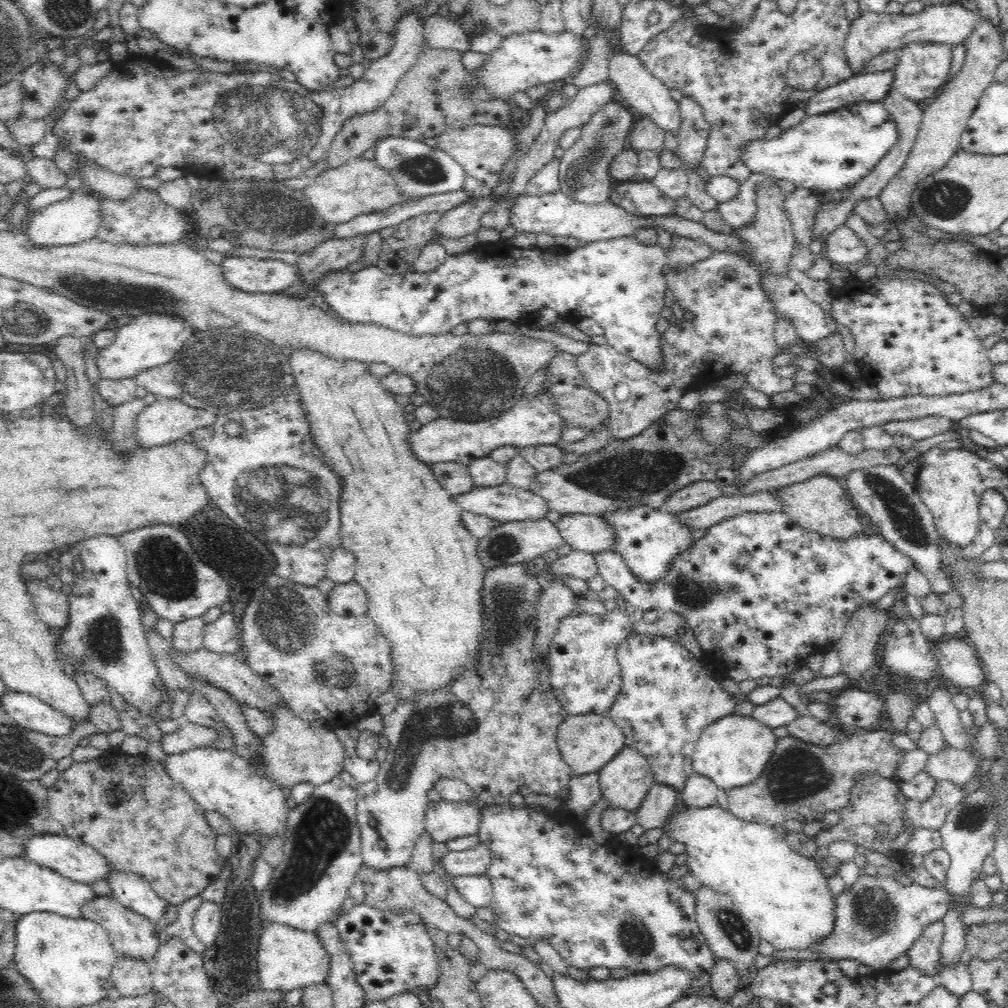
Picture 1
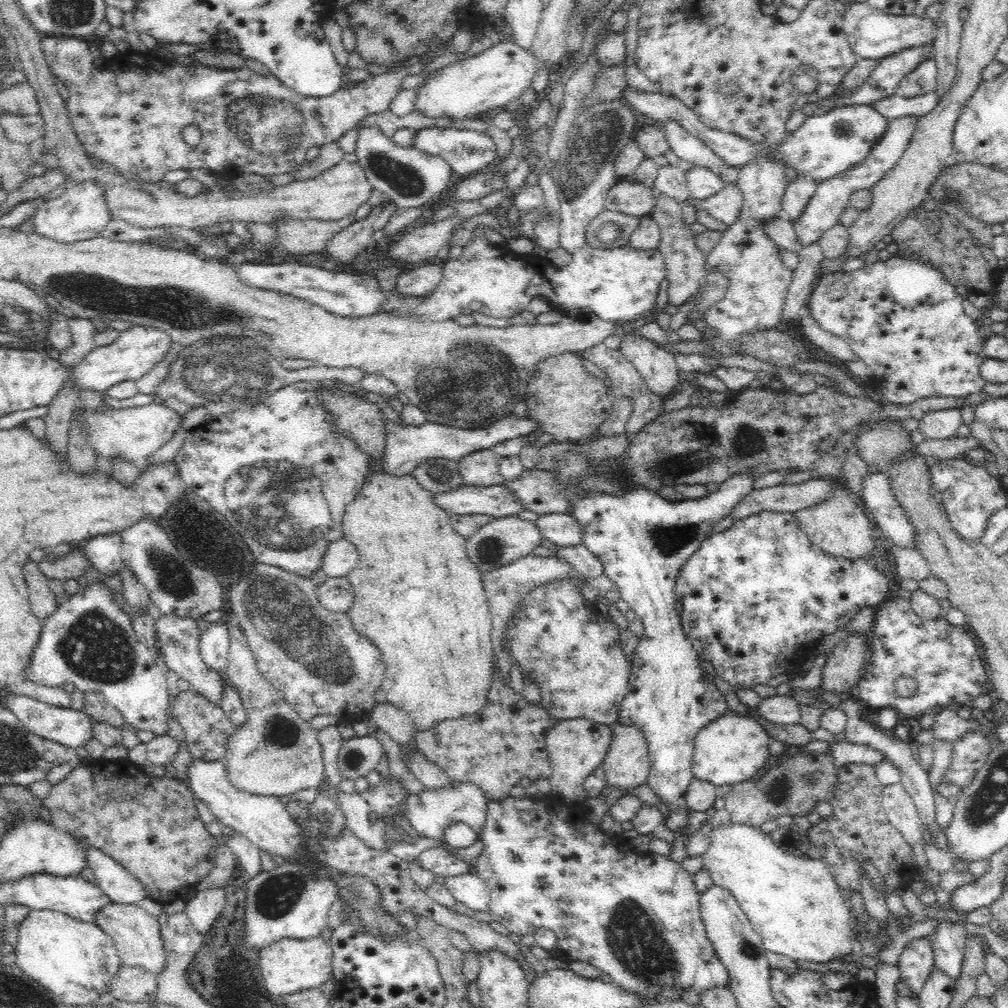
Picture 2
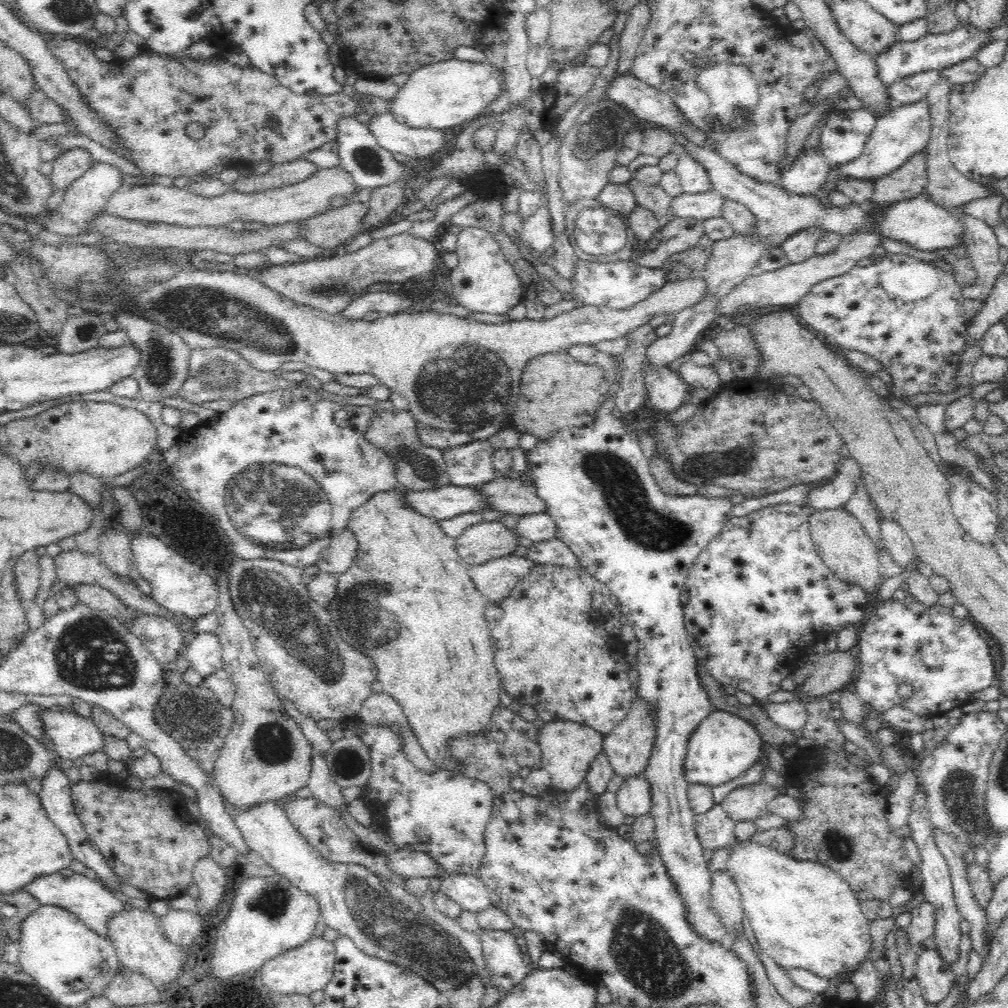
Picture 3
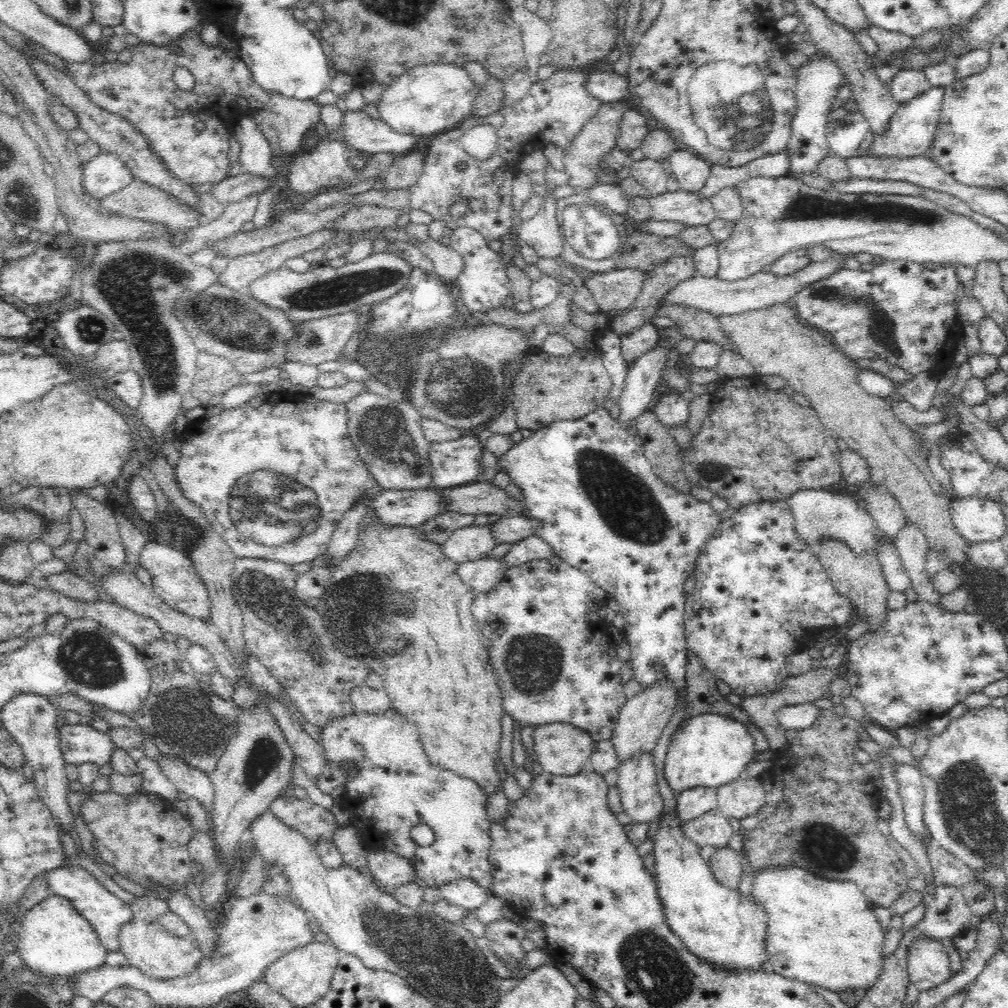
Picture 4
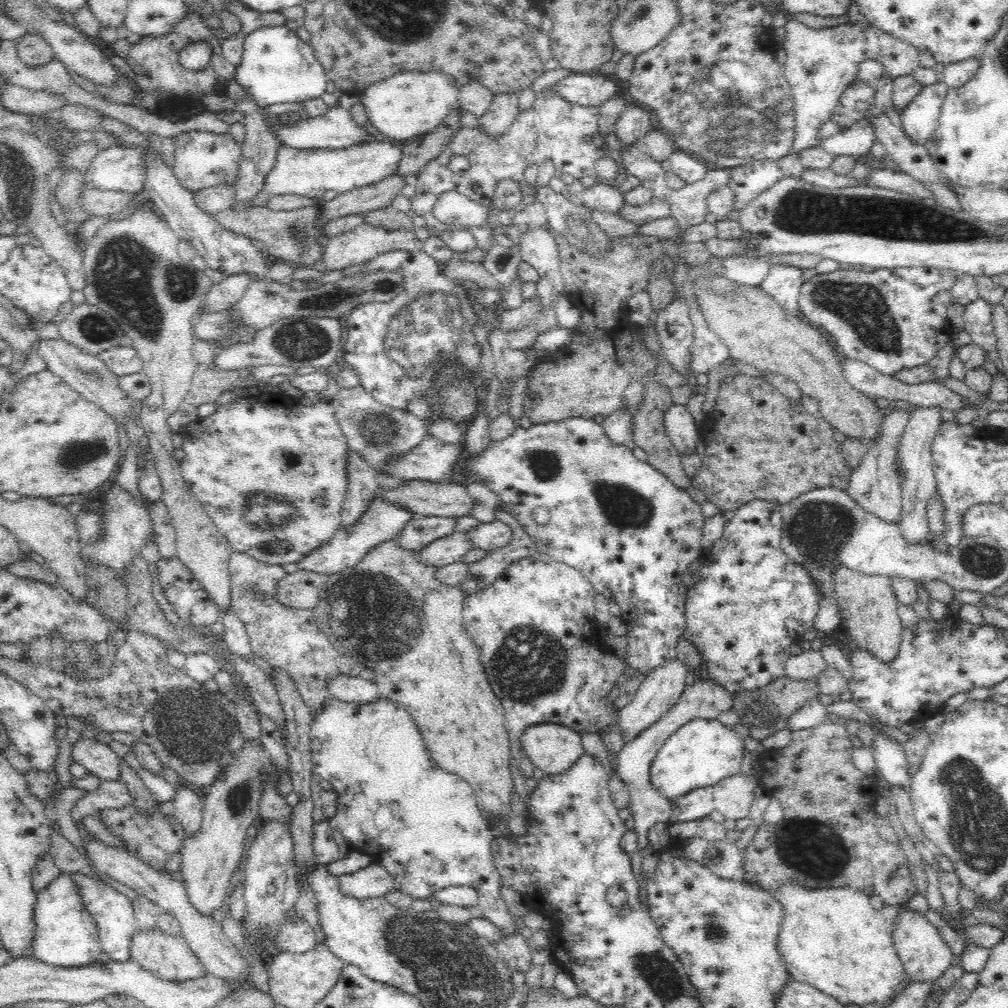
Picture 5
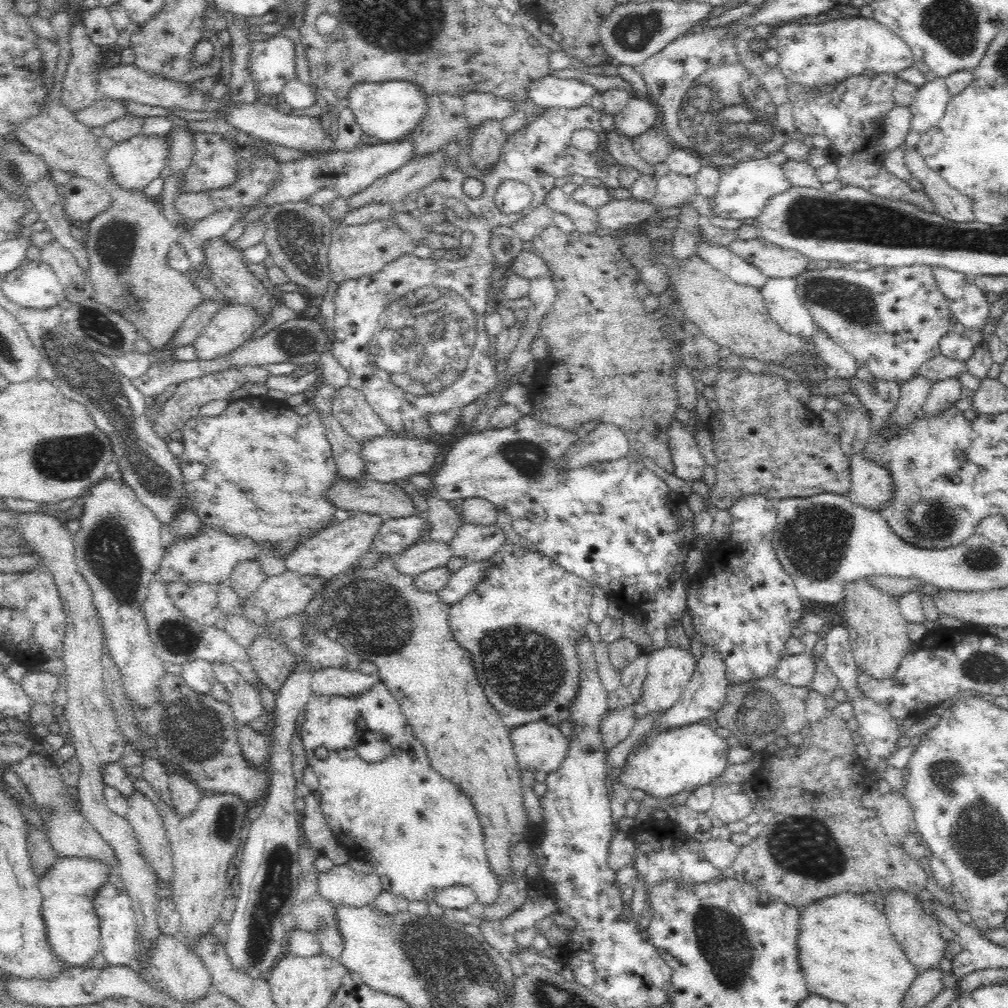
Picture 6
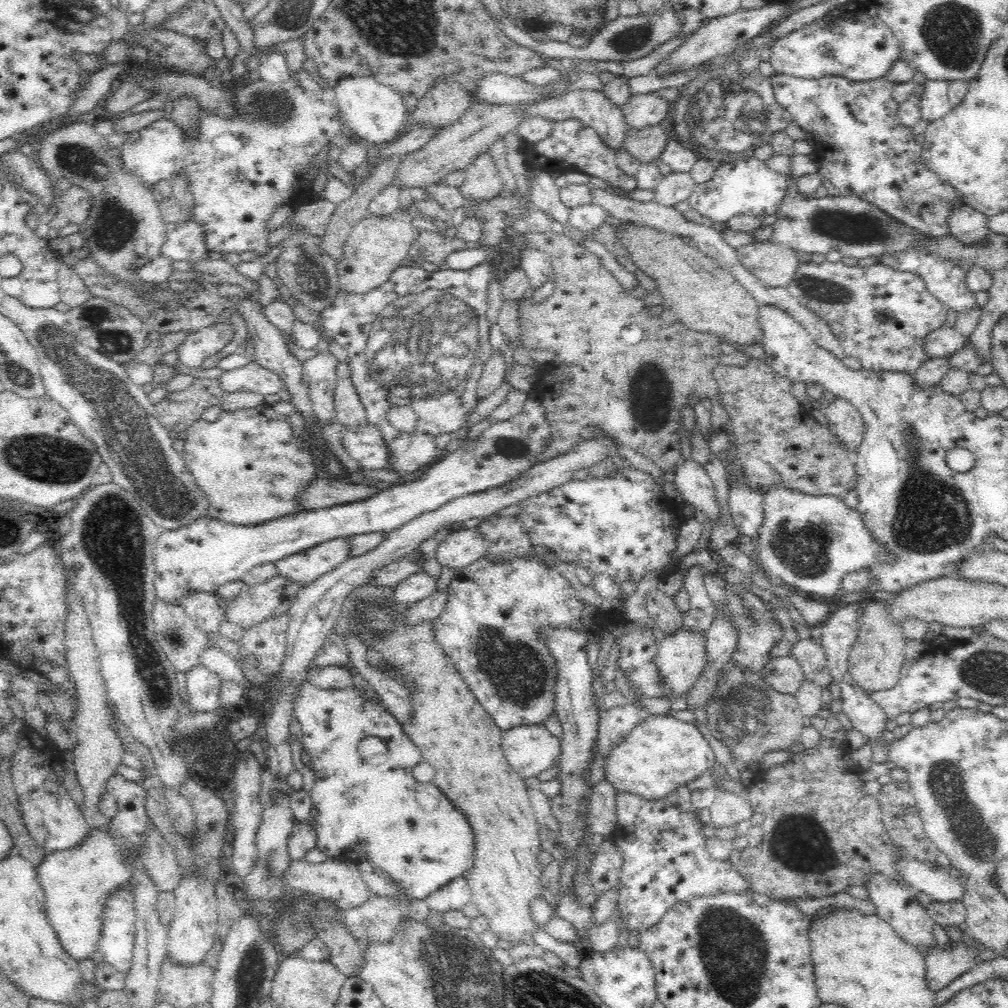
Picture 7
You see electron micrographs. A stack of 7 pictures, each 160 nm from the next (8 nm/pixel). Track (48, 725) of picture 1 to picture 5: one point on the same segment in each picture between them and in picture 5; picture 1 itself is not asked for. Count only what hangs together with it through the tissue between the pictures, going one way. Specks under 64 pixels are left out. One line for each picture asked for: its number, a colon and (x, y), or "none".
2: (72, 728)
3: (73, 736)
4: (80, 743)
5: (96, 758)

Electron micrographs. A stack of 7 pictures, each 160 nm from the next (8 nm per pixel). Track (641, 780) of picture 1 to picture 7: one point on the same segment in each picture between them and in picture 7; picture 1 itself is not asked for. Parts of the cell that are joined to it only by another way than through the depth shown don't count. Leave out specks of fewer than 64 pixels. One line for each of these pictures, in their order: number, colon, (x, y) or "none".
2: (627, 764)
3: (628, 747)
4: (639, 724)
5: (659, 690)
6: (669, 669)
7: (681, 657)

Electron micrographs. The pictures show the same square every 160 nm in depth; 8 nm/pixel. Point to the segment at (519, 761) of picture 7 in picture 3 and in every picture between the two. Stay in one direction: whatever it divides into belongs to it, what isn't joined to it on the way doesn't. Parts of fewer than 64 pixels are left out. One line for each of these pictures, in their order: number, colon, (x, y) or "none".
3: (568, 748)
4: (561, 749)
5: (553, 749)
6: (541, 747)

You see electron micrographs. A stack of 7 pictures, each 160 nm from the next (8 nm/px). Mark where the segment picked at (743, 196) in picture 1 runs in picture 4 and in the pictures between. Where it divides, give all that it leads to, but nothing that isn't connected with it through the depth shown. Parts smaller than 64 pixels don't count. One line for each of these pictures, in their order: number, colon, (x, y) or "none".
2: (725, 206)
3: (706, 205)
4: (682, 206)

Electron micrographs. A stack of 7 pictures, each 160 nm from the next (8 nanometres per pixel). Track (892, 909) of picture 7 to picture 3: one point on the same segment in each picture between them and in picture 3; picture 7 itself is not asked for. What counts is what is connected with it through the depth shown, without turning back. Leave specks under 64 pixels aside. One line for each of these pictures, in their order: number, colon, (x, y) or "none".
3: (936, 979)
4: (928, 966)
5: (925, 955)
6: (918, 933)

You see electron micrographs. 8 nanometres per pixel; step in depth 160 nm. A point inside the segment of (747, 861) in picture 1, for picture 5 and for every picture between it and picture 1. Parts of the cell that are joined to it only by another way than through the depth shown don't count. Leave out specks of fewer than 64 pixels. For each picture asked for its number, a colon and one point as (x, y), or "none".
2: (794, 903)
3: (804, 915)
4: (822, 932)
5: (832, 939)

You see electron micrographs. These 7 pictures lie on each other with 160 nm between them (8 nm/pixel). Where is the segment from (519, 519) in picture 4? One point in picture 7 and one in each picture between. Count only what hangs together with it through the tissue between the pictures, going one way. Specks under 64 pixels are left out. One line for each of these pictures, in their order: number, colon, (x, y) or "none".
5: (488, 537)
6: (472, 542)
7: (462, 547)

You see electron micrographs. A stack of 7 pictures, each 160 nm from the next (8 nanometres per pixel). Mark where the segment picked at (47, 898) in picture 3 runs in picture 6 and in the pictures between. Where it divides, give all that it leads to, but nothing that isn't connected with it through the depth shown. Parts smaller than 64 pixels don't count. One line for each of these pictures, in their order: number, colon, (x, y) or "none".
4: (107, 913)
5: (112, 911)
6: (118, 923)

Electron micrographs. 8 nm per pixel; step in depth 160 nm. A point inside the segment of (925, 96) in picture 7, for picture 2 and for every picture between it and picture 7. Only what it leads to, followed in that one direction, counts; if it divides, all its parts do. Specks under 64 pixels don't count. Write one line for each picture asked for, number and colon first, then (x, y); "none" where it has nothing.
2: (831, 197)
3: (905, 130)
4: (911, 131)
5: (919, 119)
6: (930, 102)

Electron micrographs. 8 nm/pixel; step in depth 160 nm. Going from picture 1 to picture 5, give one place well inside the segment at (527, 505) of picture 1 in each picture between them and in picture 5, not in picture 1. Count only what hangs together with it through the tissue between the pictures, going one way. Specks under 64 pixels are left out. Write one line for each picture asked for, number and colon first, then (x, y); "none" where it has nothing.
2: (497, 501)
3: (444, 503)
4: (392, 507)
5: (381, 522)

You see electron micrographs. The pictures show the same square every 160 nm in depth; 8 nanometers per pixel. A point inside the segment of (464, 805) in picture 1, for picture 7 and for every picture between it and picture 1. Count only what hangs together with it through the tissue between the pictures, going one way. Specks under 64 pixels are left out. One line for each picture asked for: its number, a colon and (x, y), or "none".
2: (431, 811)
3: (455, 809)
4: (395, 787)
5: (424, 826)
6: (421, 834)
7: (381, 814)

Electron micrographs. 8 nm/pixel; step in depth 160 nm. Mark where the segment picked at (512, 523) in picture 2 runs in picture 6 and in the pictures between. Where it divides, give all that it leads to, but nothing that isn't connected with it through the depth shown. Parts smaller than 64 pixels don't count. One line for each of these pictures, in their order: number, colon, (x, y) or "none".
3: (487, 541)
4: (469, 543)
5: (448, 550)
6: (422, 557)

